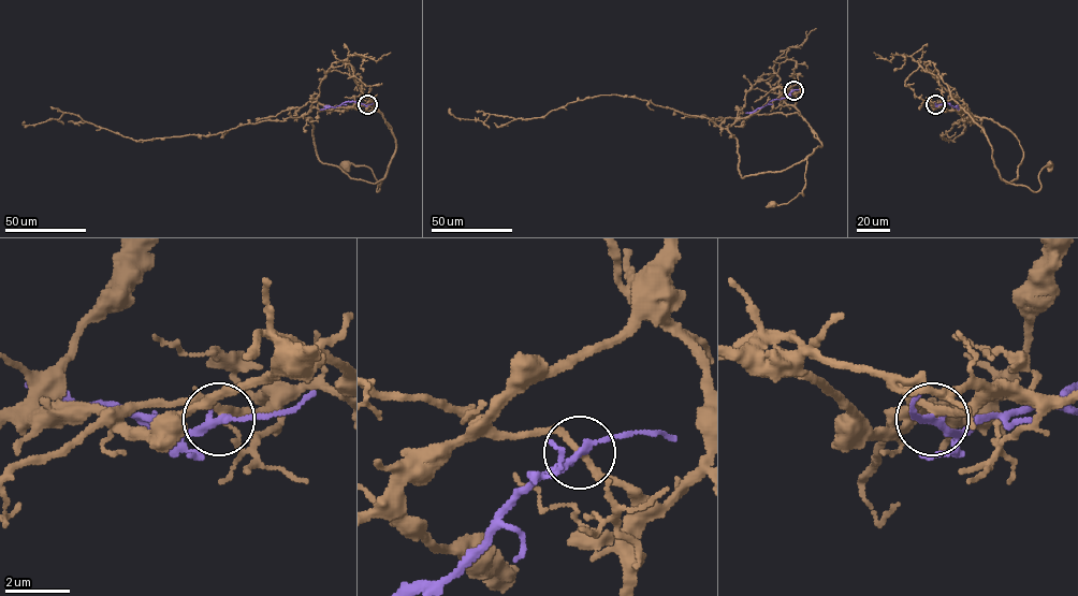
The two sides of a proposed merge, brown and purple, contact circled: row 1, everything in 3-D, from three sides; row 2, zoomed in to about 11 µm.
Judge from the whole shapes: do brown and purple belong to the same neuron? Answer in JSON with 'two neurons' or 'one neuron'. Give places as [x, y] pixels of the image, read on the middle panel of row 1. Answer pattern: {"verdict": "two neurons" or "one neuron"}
{"verdict": "two neurons"}

